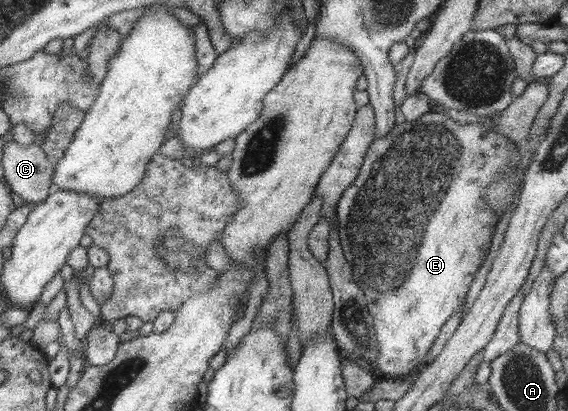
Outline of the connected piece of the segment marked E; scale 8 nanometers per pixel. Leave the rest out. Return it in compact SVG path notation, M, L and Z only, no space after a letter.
M429 111L416 121L403 121L395 125L385 137L374 138L367 149L361 170L351 185L343 191L336 203L336 221L340 246L343 257L351 265L351 281L355 281L364 293L366 301L372 309L374 337L376 338L376 366L374 372L379 377L401 379L411 376L411 371L418 370L422 365L431 345L441 332L441 327L453 313L459 311L464 304L465 293L469 288L475 271L485 259L485 250L489 249L490 235L497 223L497 216L493 209L489 209L485 199L485 188L489 182L497 180L509 168L509 156L517 146L515 141L493 133L492 127L479 126L477 123L460 125L452 121L443 112Z

